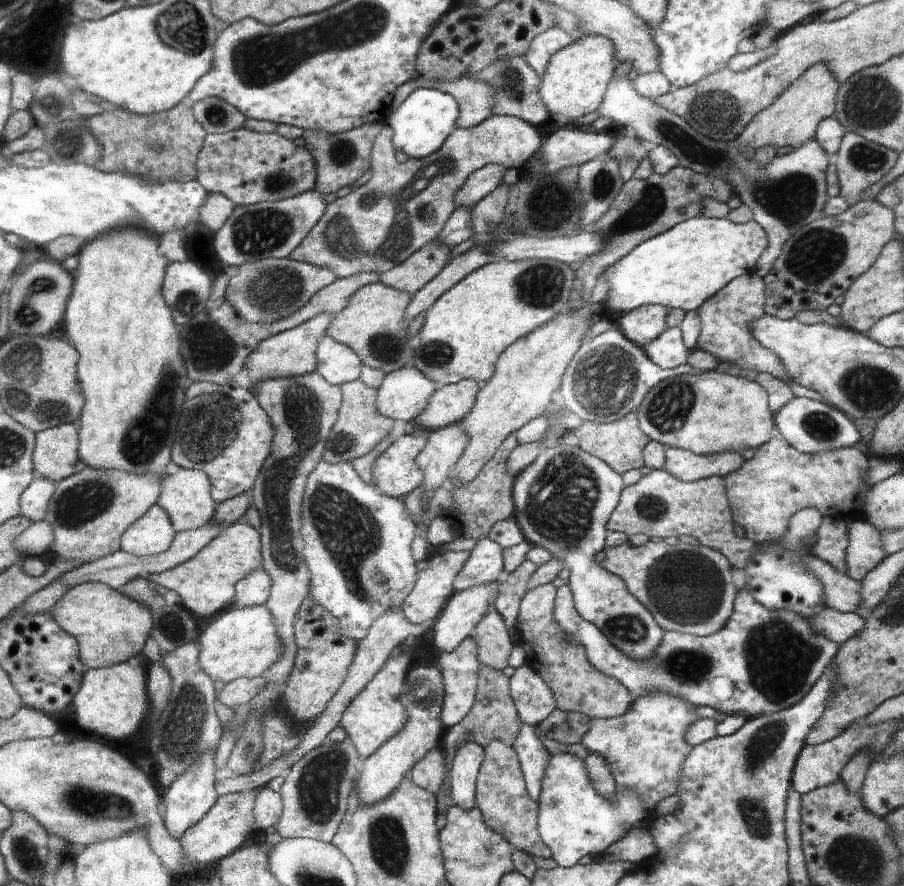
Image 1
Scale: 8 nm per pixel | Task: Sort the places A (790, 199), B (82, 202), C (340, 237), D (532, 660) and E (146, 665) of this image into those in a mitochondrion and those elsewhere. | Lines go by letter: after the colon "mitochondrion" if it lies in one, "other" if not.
A: mitochondrion
B: other
C: mitochondrion
D: other
E: other

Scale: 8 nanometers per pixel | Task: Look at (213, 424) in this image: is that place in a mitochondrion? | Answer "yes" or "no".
yes

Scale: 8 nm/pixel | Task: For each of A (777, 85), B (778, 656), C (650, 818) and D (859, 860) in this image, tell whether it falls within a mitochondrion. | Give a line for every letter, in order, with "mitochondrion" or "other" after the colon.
A: other
B: mitochondrion
C: other
D: mitochondrion

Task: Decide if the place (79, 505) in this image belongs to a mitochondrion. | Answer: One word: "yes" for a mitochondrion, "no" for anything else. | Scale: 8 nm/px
yes

